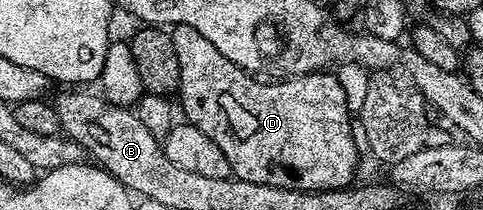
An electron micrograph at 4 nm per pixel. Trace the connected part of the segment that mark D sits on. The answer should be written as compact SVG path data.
M174 25L170 29L173 38L173 50L177 50L177 62L181 62L181 82L177 93L177 104L183 107L186 123L197 126L197 130L204 132L207 137L213 138L213 142L217 142L217 146L221 149L221 154L225 154L225 158L229 158L229 166L231 167L231 175L237 180L245 182L261 182L265 186L277 186L285 190L301 190L302 192L324 192L330 188L348 187L355 179L355 167L359 164L359 148L355 145L355 136L351 133L351 120L353 124L353 113L349 106L346 105L345 93L342 89L338 78L330 71L310 72L304 76L293 76L290 78L280 79L278 82L268 82L263 78L256 78L250 72L244 72L243 69L236 66L233 62L229 62L229 58L225 58L225 54L221 54L221 50L217 50L217 46L213 46L213 42L209 42L209 38L205 38L205 34L197 34L197 30L193 30L193 26Z

